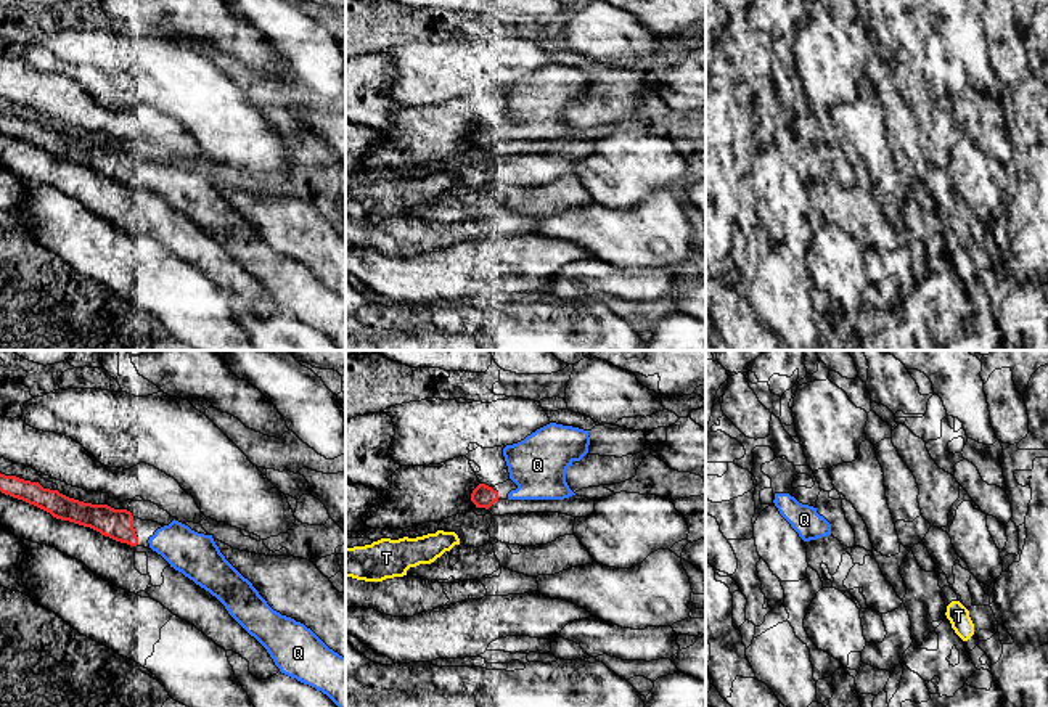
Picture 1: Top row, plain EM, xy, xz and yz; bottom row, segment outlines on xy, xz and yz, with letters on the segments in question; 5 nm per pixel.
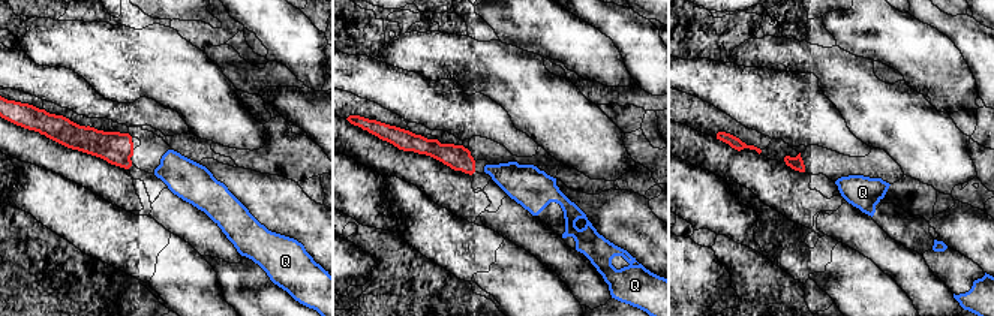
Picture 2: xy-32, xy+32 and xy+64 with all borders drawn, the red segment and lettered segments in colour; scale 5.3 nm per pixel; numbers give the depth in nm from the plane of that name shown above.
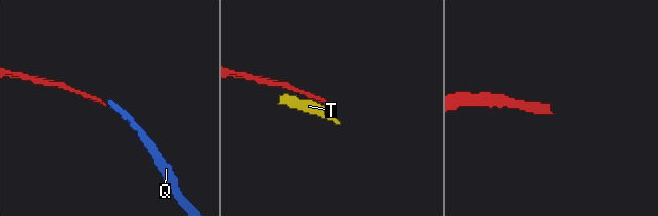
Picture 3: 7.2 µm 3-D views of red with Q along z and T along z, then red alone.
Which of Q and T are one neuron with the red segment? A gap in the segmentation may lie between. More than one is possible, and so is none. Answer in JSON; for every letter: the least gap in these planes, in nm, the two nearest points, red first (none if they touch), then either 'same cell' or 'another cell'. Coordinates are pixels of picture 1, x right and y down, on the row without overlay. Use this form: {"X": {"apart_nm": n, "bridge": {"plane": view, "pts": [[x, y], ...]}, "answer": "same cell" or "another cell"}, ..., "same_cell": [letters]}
{"Q": {"apart_nm": 60, "bridge": {"plane": "xy", "pts": [[137, 180], [148, 180]]}, "answer": "same cell"}, "T": {"apart_nm": 170, "bridge": {"plane": "xz", "pts": [[476, 147], [454, 172]]}, "answer": "another cell"}, "same_cell": ["Q"]}

